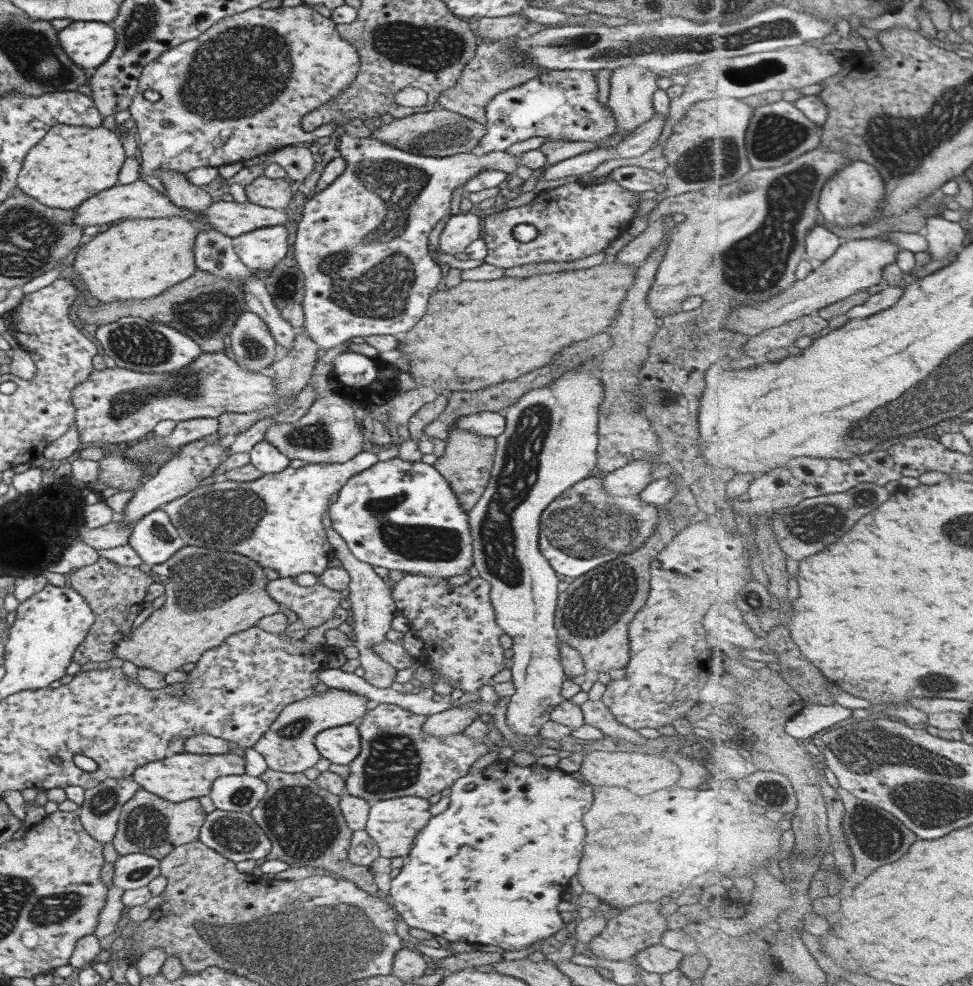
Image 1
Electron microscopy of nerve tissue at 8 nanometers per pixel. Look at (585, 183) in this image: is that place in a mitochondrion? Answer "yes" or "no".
no

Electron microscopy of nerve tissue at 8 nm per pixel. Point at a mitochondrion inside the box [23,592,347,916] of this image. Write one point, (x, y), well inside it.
(303, 825)

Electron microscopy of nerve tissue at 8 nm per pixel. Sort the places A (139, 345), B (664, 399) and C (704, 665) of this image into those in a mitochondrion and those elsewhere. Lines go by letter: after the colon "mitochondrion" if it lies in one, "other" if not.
A: mitochondrion
B: mitochondrion
C: other

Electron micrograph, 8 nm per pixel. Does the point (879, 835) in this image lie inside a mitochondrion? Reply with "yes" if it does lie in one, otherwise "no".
yes

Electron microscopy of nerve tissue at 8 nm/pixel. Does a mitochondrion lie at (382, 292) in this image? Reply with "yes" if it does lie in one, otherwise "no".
yes

